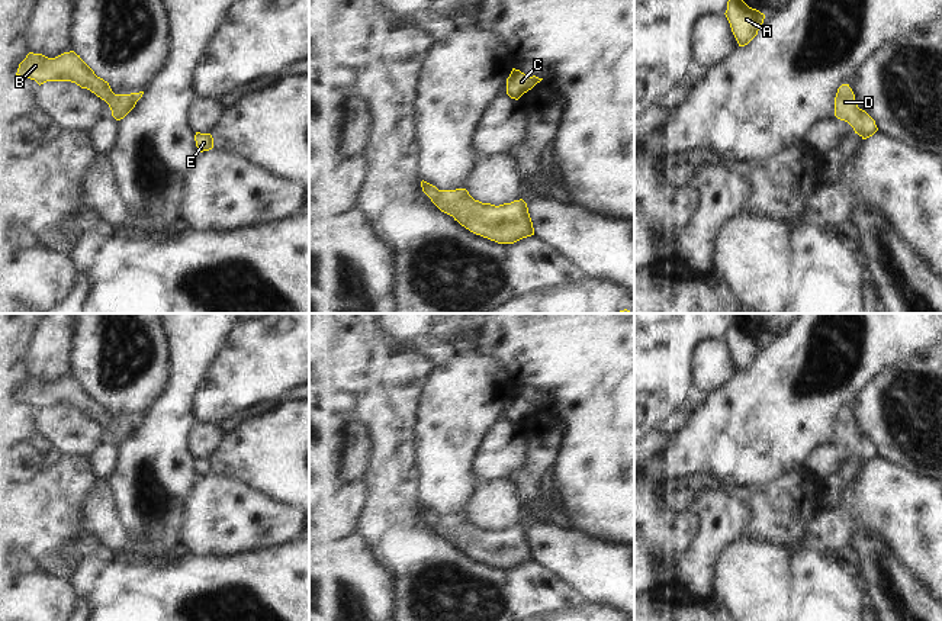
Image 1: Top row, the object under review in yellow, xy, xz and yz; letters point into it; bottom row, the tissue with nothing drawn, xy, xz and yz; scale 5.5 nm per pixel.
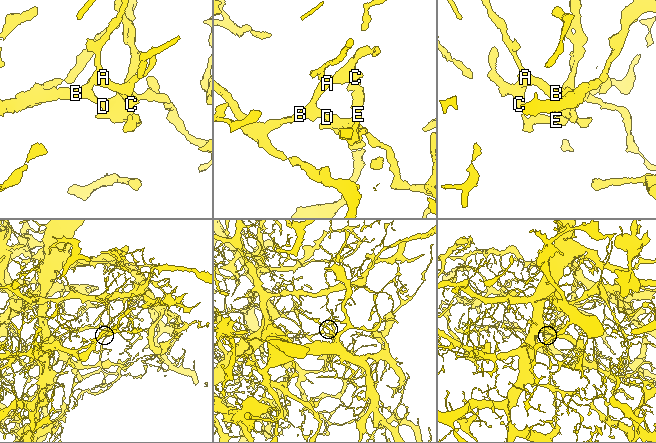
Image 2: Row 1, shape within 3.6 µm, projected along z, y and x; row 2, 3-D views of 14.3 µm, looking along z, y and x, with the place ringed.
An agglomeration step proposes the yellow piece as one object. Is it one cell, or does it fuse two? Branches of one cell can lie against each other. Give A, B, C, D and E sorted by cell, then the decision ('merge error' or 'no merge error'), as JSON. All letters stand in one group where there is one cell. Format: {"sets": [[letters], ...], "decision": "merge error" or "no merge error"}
{"sets": [["A", "B", "C", "D", "E"]], "decision": "no merge error"}

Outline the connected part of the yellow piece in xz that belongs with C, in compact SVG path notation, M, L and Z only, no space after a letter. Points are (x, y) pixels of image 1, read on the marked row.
M512 68L509 77L507 78L507 94L511 99L518 100L524 93L531 90L543 78L536 75L530 77L521 73L520 70Z

